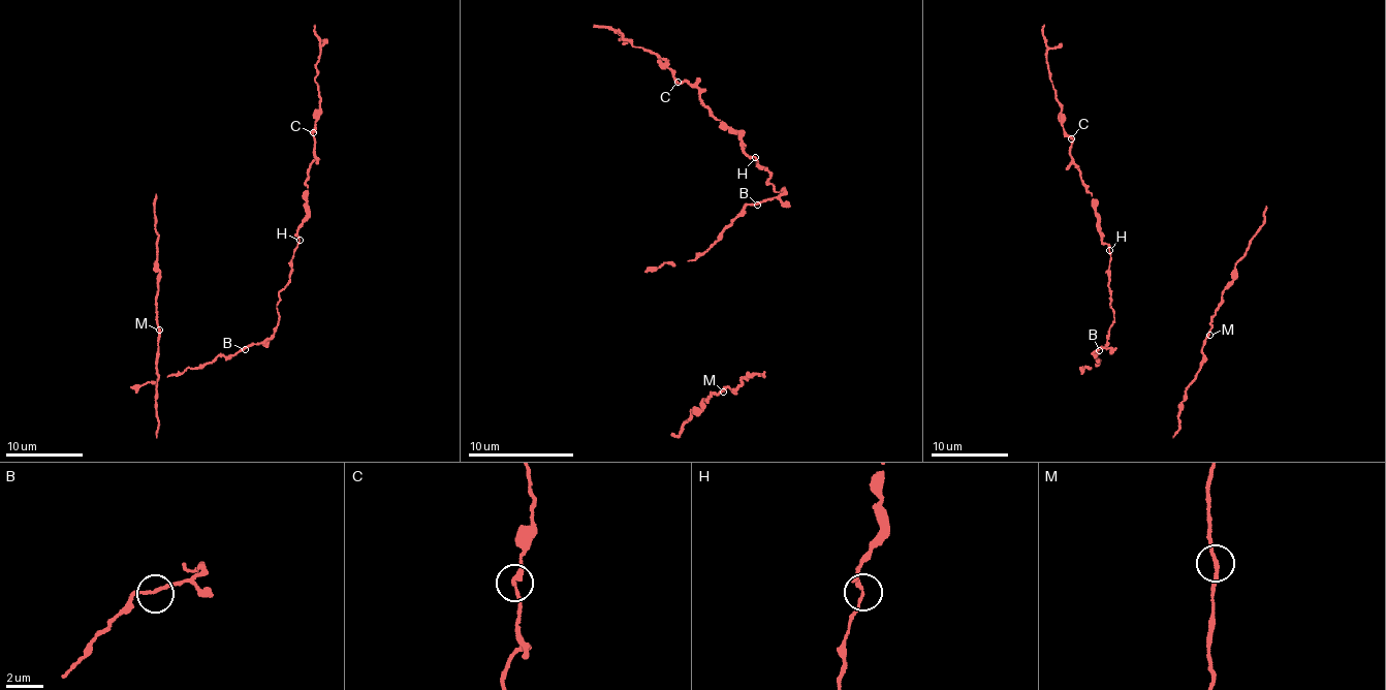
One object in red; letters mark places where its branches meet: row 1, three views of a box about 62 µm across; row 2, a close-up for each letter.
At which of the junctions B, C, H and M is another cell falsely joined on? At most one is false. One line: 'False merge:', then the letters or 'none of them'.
False merge: none of them

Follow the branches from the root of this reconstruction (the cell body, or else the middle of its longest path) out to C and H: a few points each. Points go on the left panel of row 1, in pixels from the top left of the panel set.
C: (246, 348), (266, 341), (278, 321), (276, 304), (306, 213), (312, 132)
H: (246, 348), (266, 341), (273, 333), (278, 321), (276, 304), (280, 290), (289, 281), (291, 257), (300, 240)

